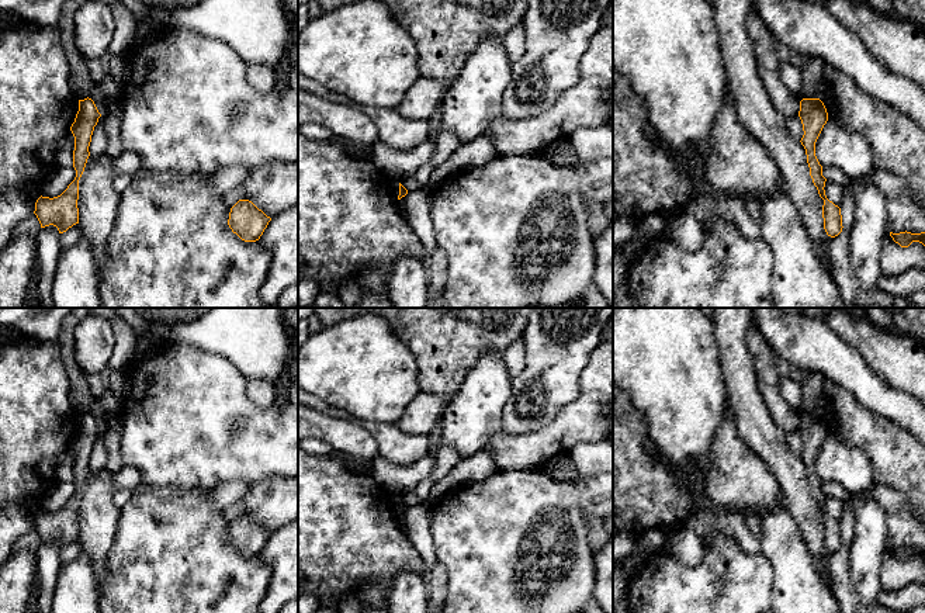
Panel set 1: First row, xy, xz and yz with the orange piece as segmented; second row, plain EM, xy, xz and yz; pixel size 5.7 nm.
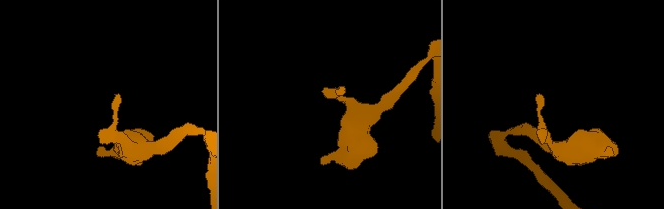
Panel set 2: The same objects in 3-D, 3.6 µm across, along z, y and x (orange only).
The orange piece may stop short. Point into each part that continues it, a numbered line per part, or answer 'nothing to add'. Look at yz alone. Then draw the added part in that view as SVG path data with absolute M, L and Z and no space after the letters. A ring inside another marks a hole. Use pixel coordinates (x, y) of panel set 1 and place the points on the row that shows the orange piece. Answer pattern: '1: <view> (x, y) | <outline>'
nothing to add

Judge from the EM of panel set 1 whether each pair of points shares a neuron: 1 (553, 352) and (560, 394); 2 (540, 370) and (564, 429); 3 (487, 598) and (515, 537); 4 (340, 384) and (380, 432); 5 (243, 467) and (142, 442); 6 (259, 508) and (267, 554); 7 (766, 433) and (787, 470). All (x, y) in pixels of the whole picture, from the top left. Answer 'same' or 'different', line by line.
1: same
2: different
3: same
4: different
5: same
6: different
7: same

